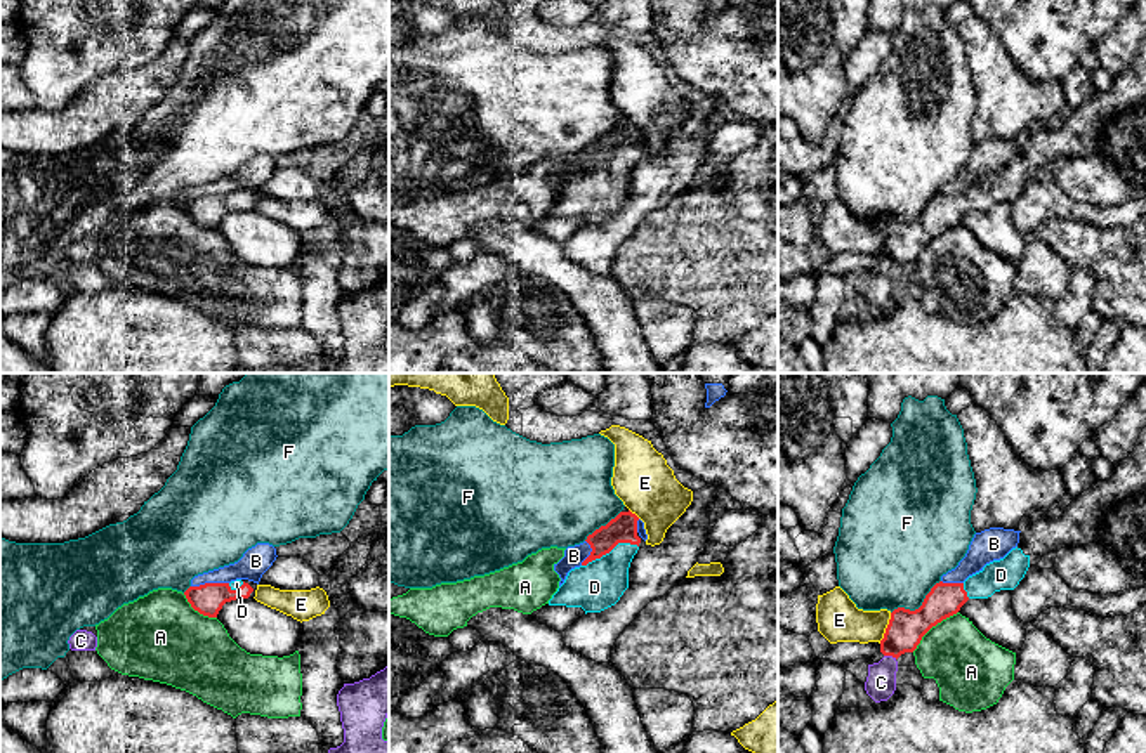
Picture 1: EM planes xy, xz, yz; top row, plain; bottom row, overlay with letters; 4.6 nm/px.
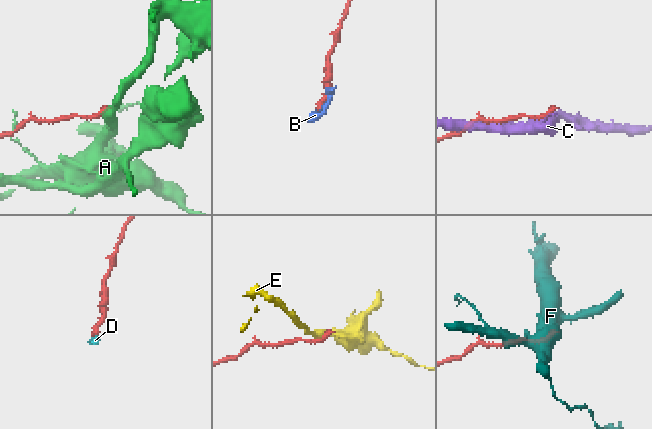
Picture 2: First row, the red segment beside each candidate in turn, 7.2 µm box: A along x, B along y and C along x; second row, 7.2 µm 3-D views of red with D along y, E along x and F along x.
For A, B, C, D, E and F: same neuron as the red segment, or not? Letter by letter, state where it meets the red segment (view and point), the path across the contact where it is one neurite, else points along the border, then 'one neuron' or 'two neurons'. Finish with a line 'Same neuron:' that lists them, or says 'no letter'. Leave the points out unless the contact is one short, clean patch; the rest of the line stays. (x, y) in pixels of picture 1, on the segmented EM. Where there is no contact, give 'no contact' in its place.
A: yz (933, 625) | along yz (957, 611), (938, 622), (912, 651) | two neurons
B: xy (209, 583) | along xy (228, 582), (205, 582), (191, 587) | two neurons
C: yz (891, 654) | along yz (884, 654), (896, 658) | two neurons
D: xz (610, 550) | across xz (624, 528), (610, 550), (605, 575), (594, 587) | one neuron
E: yz (886, 628) | two neurons
F: yz (919, 608) | along yz (940, 580), (917, 608), (896, 608), (891, 613) | two neurons
Same neuron: D

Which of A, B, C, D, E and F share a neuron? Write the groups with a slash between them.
A / B / C / D / E / F

